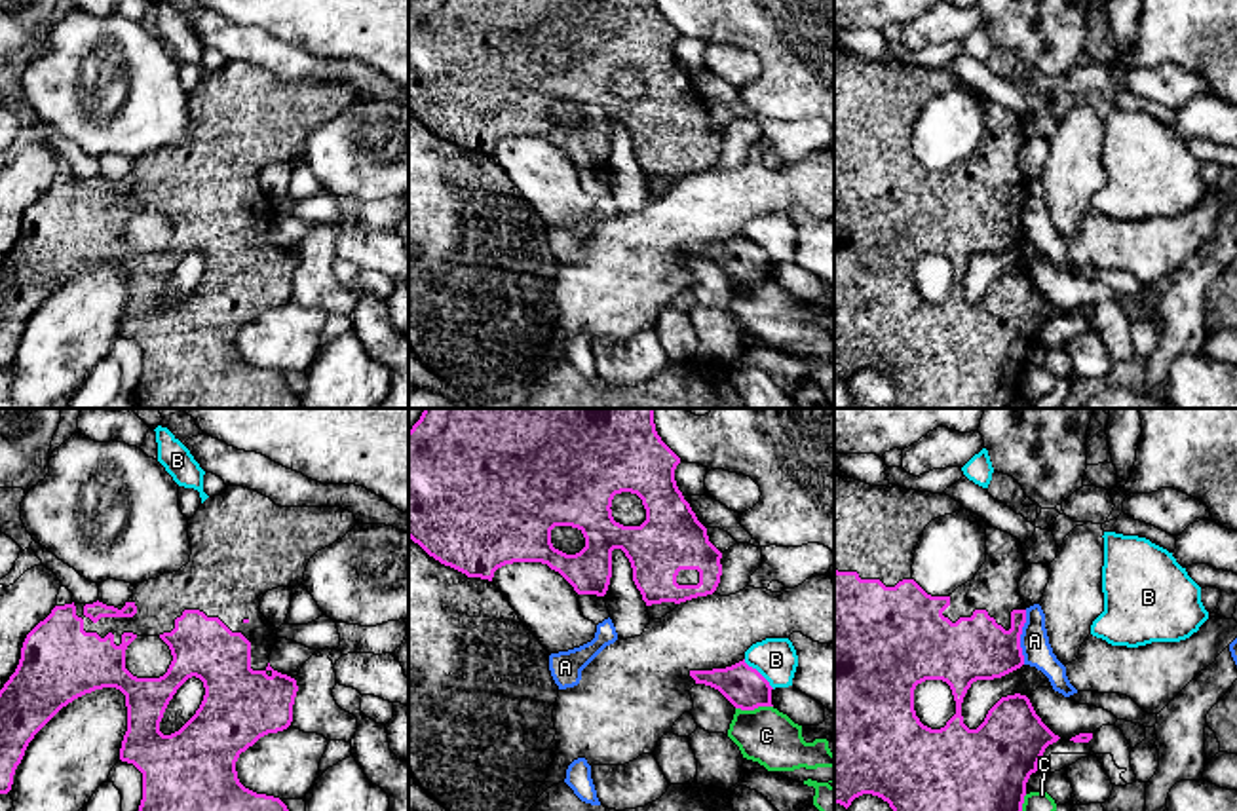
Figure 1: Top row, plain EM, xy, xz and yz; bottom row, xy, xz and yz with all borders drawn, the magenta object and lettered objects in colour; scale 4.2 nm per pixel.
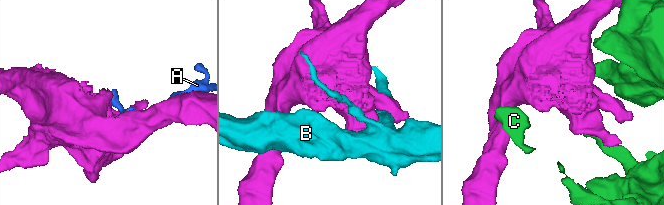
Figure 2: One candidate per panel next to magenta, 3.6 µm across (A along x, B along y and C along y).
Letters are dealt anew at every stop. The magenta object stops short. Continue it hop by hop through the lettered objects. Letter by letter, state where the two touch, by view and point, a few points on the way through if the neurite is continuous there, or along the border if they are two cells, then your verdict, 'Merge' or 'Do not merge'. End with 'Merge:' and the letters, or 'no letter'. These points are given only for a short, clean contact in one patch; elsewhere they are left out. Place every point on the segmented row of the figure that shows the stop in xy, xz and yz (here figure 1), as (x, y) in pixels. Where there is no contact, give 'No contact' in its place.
A: Touches magenta at yz (1019, 637). Boundary: yz (1027, 610), (1021, 635), (1023, 663). Do not merge
B: Touches magenta at xz (759, 673). Do not merge
C: Touches magenta at xz (753, 709). Do not merge
Merge: no letter

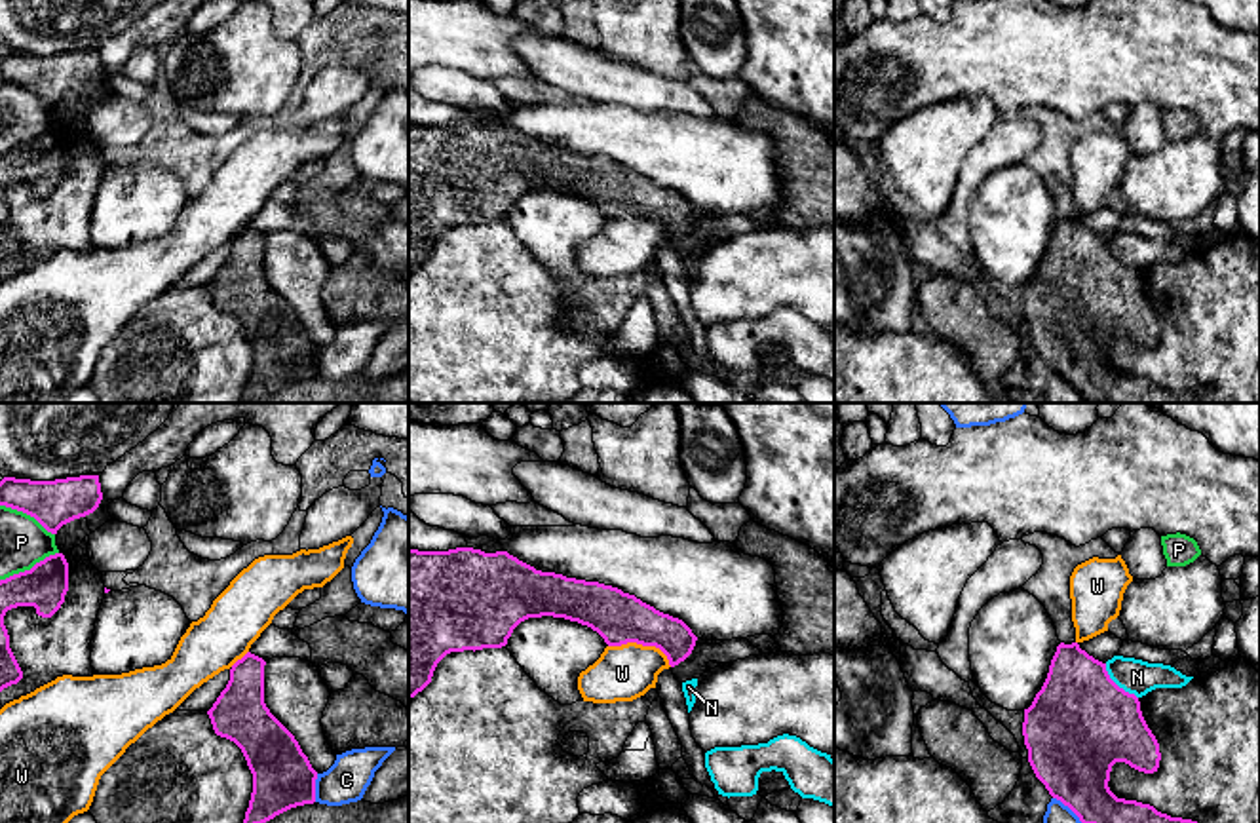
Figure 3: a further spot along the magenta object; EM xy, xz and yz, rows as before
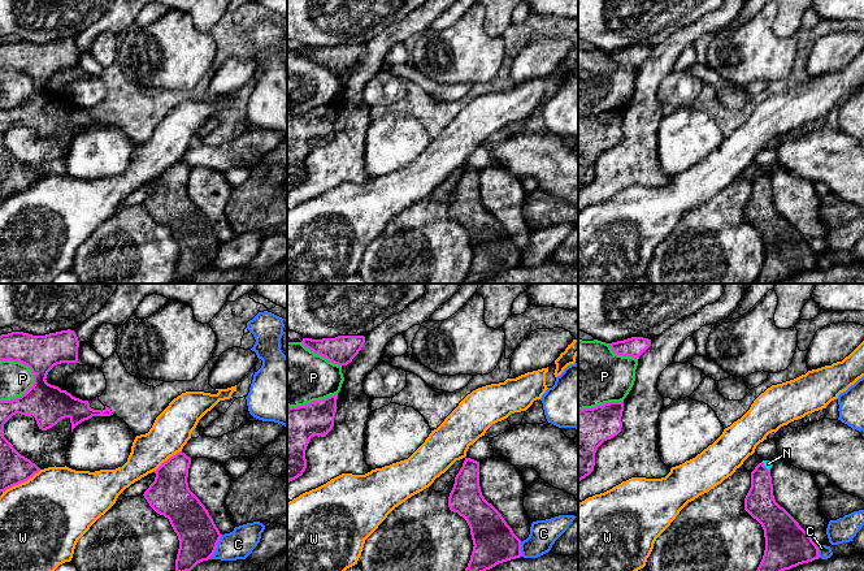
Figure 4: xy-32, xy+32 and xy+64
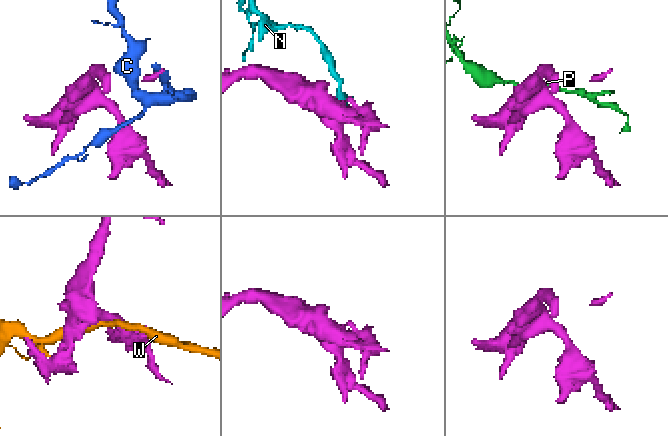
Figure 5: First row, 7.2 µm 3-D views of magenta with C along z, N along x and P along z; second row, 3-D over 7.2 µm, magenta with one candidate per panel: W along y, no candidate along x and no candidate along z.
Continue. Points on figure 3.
C: Touches magenta at xy (314, 787). Do not merge
N: Touches magenta at yz (1116, 685). Boundary: yz (1105, 664), (1110, 677), (1137, 698). Do not merge
P: Touches magenta at xy (31, 569). Do not merge
W: Touches magenta at xz (643, 645). Do not merge
Merge: no letter

